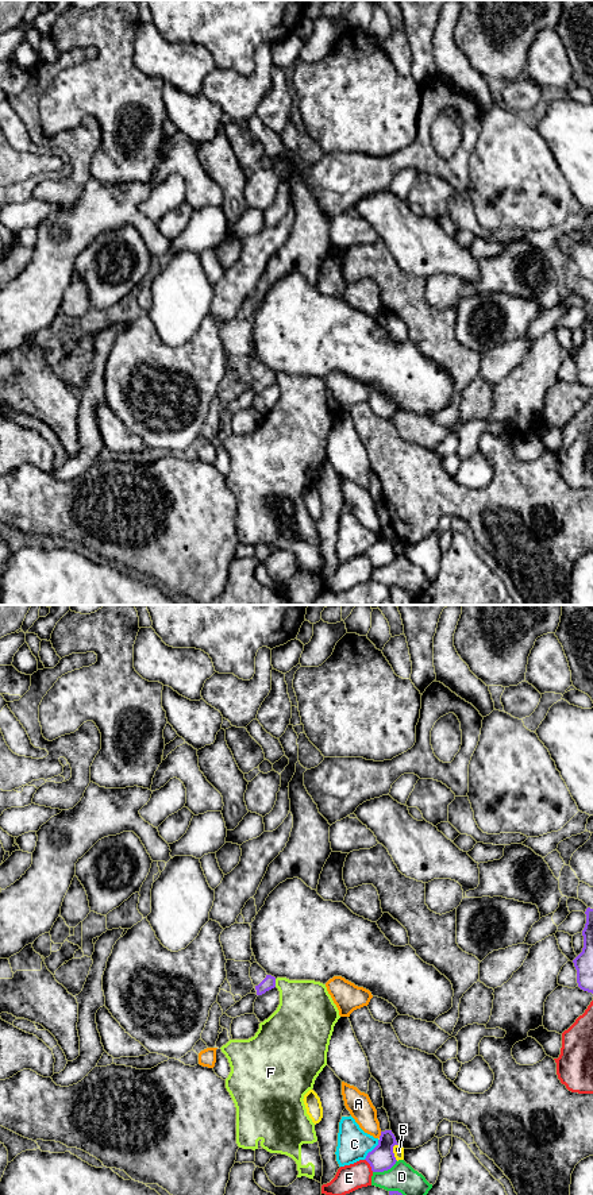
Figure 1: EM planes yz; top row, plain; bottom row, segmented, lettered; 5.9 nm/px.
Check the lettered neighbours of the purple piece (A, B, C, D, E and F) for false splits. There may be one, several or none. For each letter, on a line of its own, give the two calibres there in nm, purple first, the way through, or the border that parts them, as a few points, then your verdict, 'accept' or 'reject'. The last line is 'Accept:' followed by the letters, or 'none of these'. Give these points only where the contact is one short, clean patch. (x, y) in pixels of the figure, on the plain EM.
A: 150/150 nm | reject
B: 150/60 nm | reject
C: 150/190 nm | reject
D: 150/170 nm | reject
E: 150/160 nm | reject
F: 80/340 nm | reject
Accept: none of these

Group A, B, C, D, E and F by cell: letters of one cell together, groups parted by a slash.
A / B / C / D F / E

